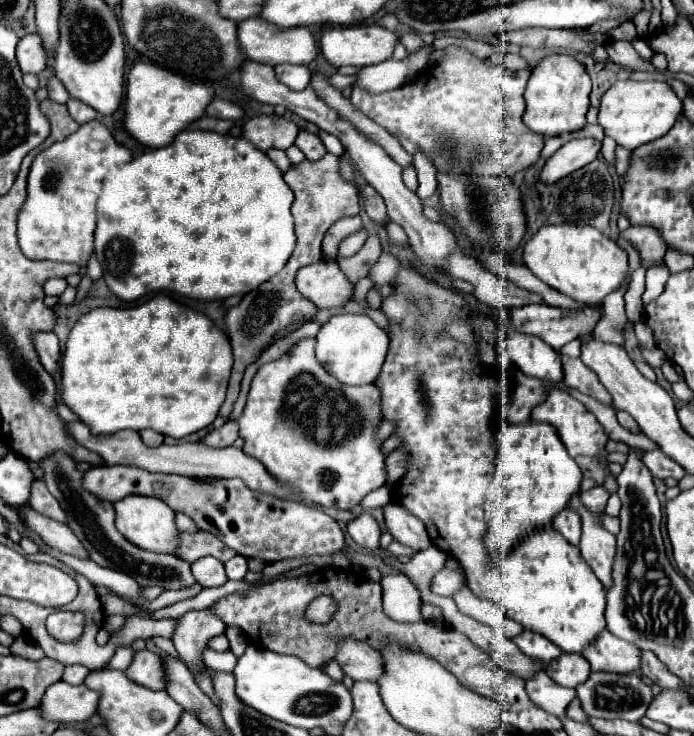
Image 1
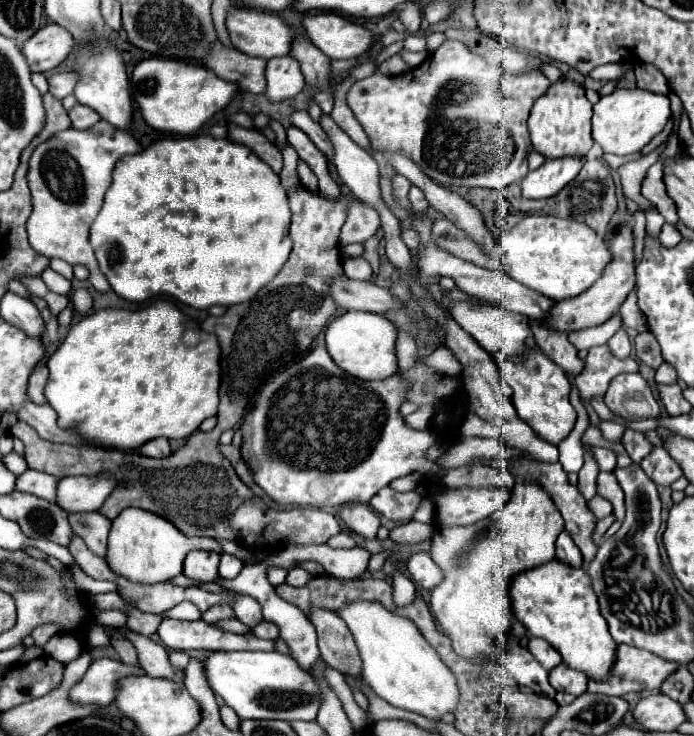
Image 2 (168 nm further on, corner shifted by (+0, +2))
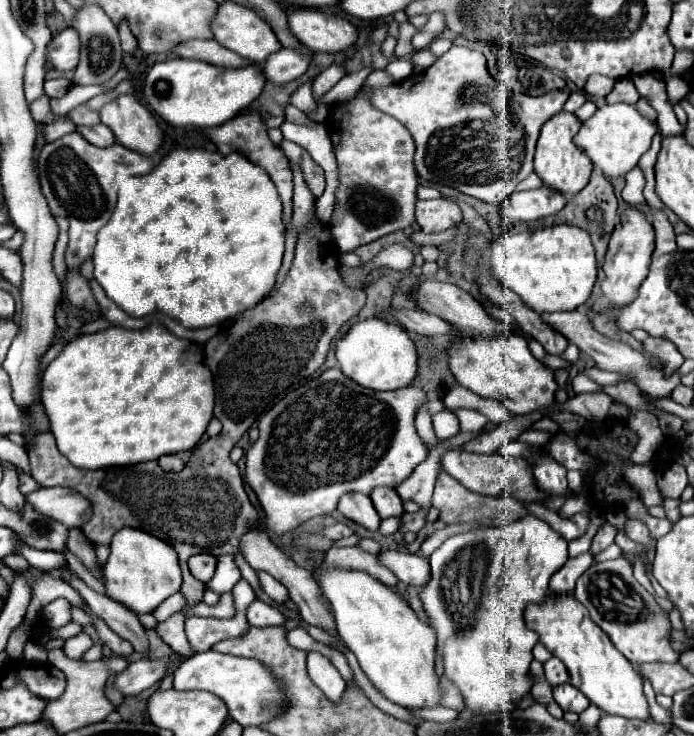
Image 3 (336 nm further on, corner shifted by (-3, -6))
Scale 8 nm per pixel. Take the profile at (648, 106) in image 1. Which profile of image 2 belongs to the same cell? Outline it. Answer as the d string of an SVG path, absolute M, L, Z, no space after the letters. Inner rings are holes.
M616 88L608 96L600 96L598 104L594 106L592 116L592 138L602 146L604 152L616 156L628 156L640 152L644 146L658 136L672 116L670 100L664 94L656 94L642 88Z

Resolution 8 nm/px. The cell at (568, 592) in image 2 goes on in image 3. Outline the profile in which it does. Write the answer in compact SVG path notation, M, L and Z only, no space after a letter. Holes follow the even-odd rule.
M549 596L541 606L529 606L525 610L525 622L539 634L539 640L547 646L547 650L567 666L571 684L579 688L591 704L613 716L631 720L651 718L649 702L643 694L641 674L613 646L607 634L595 626L587 610L573 596Z

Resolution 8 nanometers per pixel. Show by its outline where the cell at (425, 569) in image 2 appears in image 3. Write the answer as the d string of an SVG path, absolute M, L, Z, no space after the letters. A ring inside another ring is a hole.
M381 550L377 554L381 566L389 568L399 582L411 586L425 586L429 582L429 560L405 550Z

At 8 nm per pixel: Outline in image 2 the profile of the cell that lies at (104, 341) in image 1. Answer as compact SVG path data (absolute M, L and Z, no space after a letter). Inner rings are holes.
M157 299L142 310L102 308L84 316L84 320L70 328L46 366L50 370L46 398L58 412L58 424L62 428L76 426L84 438L96 440L106 448L138 448L158 436L176 440L186 438L196 432L206 418L216 416L220 402L222 370L216 336L204 332L194 320L165 299ZM186 330L196 330L200 334L196 346L184 344L182 336Z

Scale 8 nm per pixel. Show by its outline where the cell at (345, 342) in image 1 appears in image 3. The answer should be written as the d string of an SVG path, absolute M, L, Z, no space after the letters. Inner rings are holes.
M381 318L353 324L351 330L337 342L335 356L339 370L369 390L399 390L409 386L417 376L417 350L413 340L405 328Z

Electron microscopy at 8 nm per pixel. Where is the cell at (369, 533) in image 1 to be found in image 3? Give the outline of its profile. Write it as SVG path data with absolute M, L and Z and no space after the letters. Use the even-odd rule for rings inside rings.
M345 494L339 500L337 510L345 518L359 522L361 526L365 526L371 532L375 532L379 528L381 518L379 518L379 514L377 514L377 510L375 510L375 506L367 494Z

